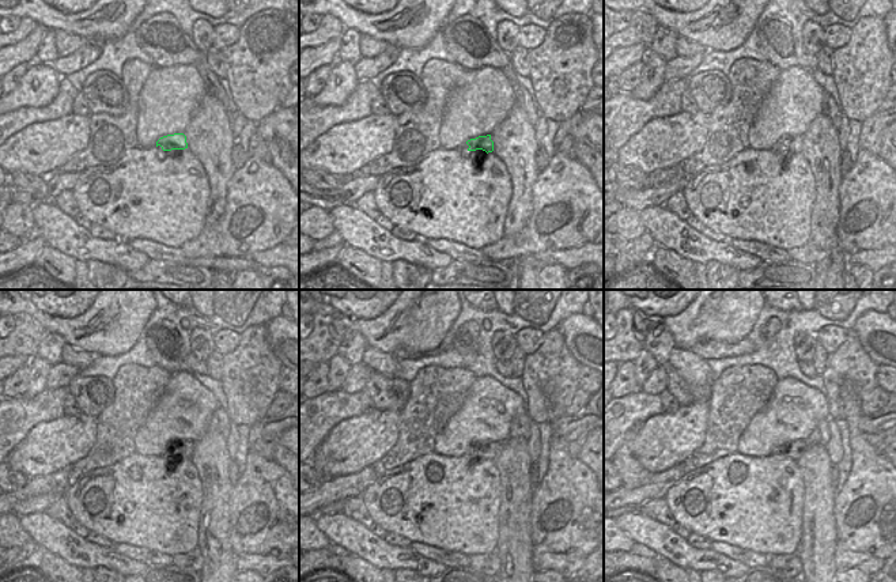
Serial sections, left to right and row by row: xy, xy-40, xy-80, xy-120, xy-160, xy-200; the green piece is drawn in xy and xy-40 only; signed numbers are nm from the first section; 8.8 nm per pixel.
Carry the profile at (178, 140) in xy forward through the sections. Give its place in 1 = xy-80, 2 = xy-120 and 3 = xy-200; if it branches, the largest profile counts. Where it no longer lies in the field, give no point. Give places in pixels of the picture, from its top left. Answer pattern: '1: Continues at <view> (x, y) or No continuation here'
1: Continues at xy-80 (791, 146)
2: Continues at xy-120 (182, 450)
3: Continues at xy-200 (794, 450).

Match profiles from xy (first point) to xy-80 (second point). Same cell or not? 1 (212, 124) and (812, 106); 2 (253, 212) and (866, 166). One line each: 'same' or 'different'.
1: different
2: same

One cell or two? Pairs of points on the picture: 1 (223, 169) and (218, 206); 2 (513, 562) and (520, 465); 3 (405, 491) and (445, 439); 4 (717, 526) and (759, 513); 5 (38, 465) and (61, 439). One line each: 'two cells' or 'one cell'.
1: one cell
2: one cell
3: two cells
4: one cell
5: one cell

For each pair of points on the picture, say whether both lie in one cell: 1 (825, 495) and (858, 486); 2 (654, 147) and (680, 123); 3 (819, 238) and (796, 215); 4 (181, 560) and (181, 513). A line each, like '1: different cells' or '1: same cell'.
1: different cells
2: same cell
3: different cells
4: different cells

